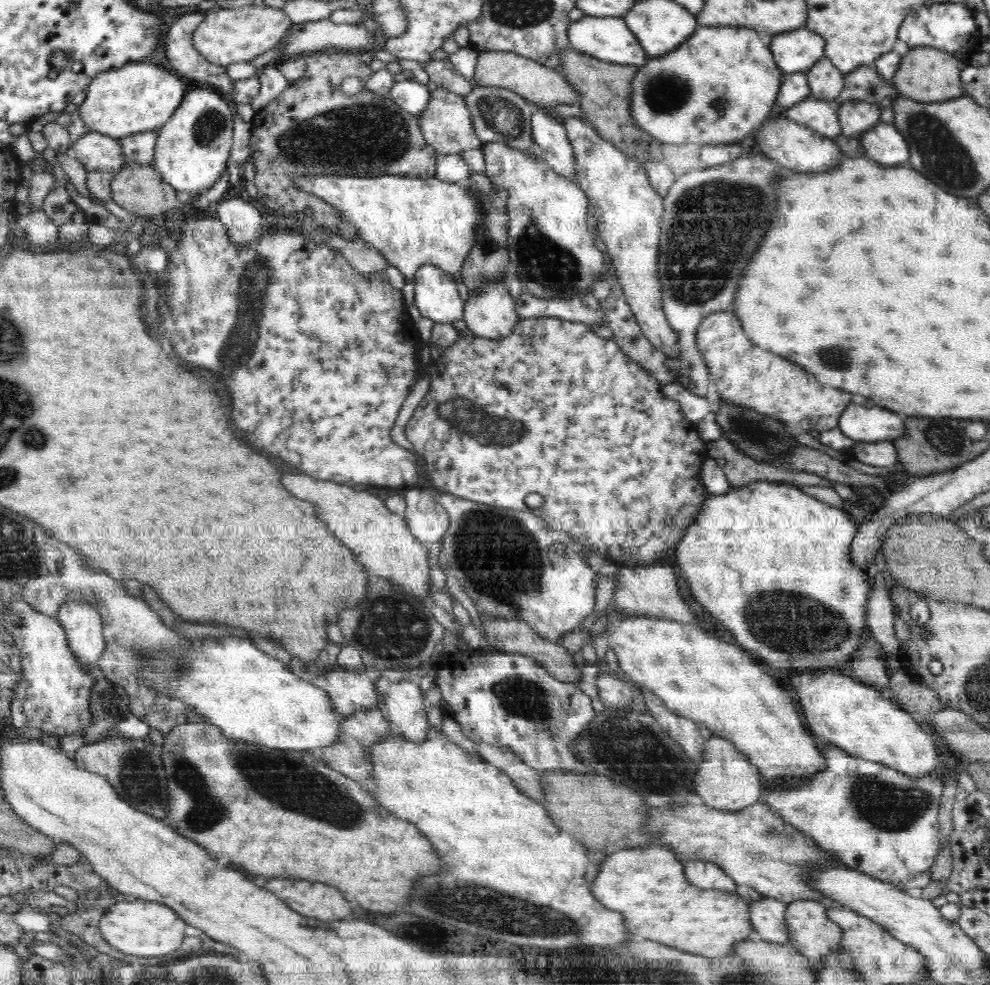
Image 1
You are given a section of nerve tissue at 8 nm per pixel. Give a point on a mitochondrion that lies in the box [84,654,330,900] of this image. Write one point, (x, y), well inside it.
(205, 809)

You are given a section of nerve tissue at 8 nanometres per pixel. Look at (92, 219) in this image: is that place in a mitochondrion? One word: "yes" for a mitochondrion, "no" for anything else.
no

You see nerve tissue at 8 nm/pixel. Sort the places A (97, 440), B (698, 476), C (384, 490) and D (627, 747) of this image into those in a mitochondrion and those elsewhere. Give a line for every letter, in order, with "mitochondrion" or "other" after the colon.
A: other
B: other
C: other
D: mitochondrion

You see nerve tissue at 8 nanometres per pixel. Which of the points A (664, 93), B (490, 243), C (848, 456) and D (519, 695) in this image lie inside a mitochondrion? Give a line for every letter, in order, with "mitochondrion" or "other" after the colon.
A: mitochondrion
B: mitochondrion
C: other
D: mitochondrion

